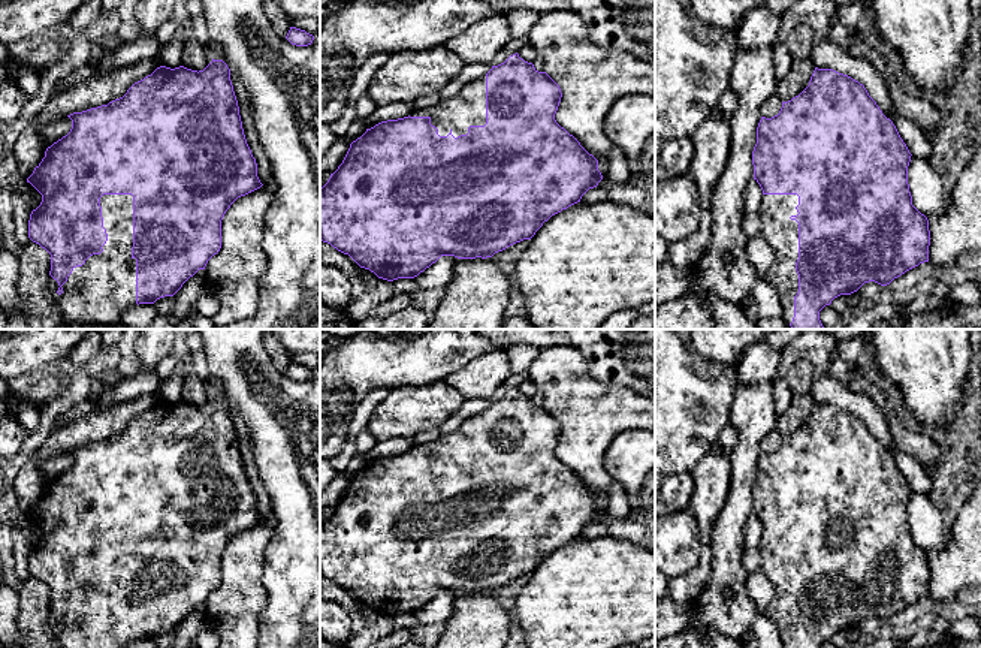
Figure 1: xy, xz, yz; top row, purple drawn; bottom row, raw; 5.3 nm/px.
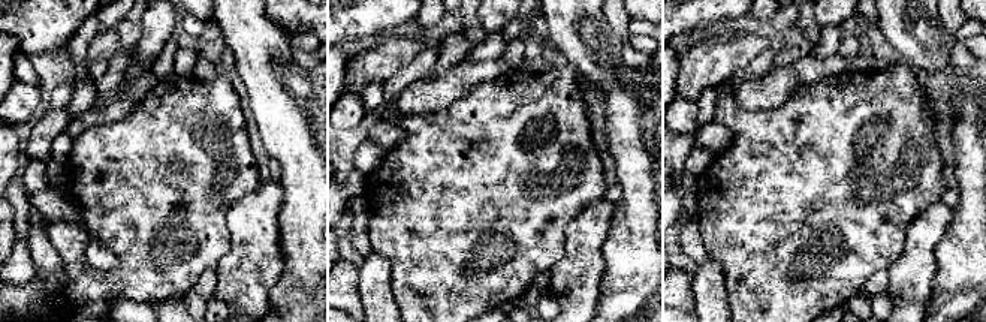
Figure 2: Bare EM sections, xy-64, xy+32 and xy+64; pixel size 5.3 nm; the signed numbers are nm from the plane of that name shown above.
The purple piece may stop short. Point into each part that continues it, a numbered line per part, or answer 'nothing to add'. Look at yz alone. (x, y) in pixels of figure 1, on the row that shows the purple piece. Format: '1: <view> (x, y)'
1: yz (781, 232)

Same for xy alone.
1: xy (100, 291)

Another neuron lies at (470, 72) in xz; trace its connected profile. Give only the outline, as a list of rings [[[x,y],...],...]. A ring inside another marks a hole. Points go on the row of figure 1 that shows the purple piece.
[[[471,63],[465,64],[462,72],[440,90],[440,96],[444,99],[453,97],[465,84],[486,75],[492,69],[492,63]]]

